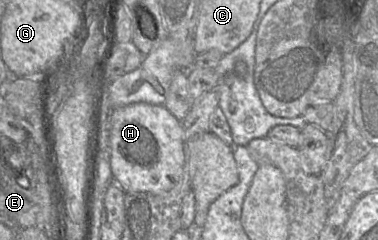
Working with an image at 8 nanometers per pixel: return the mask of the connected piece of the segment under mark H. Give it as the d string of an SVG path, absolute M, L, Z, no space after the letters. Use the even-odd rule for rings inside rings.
M135 103L116 108L109 126L111 172L126 193L166 193L178 184L186 161L185 128L164 105Z

